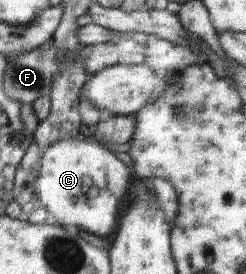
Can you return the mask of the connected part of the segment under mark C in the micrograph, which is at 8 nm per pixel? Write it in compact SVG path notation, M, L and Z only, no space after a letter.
M86 134L64 136L55 140L41 158L35 182L37 197L54 216L56 224L74 225L104 239L118 226L120 202L126 200L130 186L129 168L117 157Z

